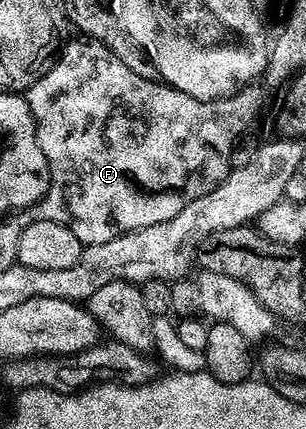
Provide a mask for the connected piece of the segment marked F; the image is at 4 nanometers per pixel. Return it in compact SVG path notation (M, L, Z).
M93 40L78 41L82 42L67 41L61 47L53 65L43 73L41 78L35 80L24 94L34 117L34 135L40 144L40 152L44 152L50 165L50 191L43 196L41 202L37 203L36 208L29 211L31 214L28 214L28 218L32 222L41 218L56 220L60 224L72 228L72 232L76 232L83 247L88 247L92 244L104 244L104 240L112 240L116 236L140 228L148 228L152 224L160 224L164 220L172 220L172 216L176 216L176 212L180 212L180 208L192 204L192 200L200 200L200 196L208 196L208 192L212 192L212 188L216 188L230 175L232 169L230 157L233 154L235 157L236 147L243 137L241 134L257 120L258 113L262 110L262 90L258 87L260 85L251 84L244 87L243 90L236 91L229 98L217 98L211 102L196 100L192 96L166 85L161 80L154 81L136 75L132 72L132 68L128 68L128 64L124 64L124 60L115 56L113 50L104 43Z

